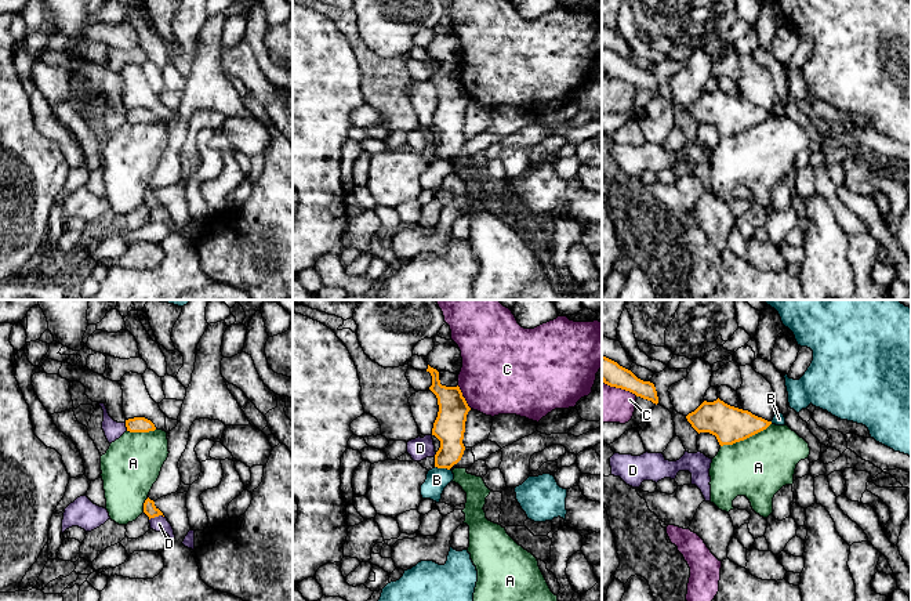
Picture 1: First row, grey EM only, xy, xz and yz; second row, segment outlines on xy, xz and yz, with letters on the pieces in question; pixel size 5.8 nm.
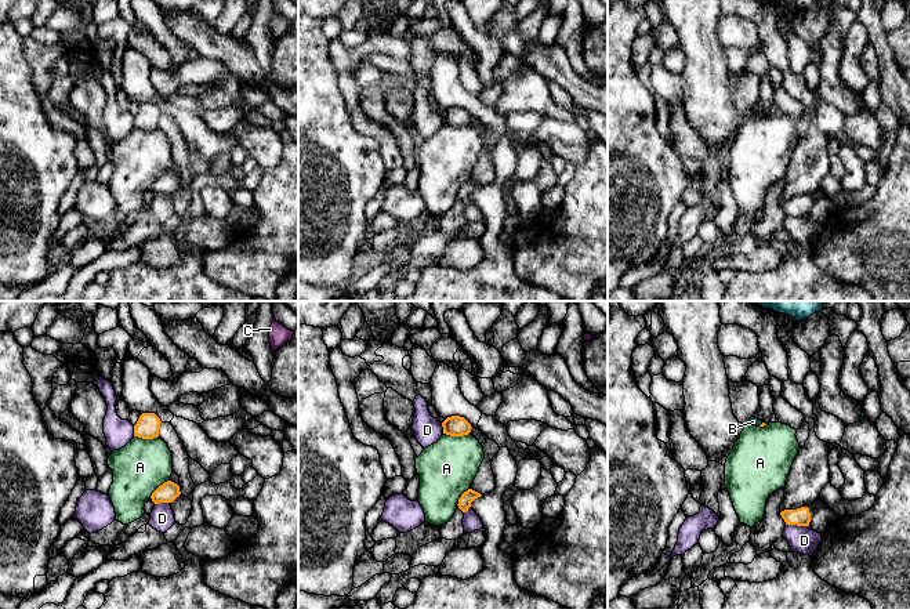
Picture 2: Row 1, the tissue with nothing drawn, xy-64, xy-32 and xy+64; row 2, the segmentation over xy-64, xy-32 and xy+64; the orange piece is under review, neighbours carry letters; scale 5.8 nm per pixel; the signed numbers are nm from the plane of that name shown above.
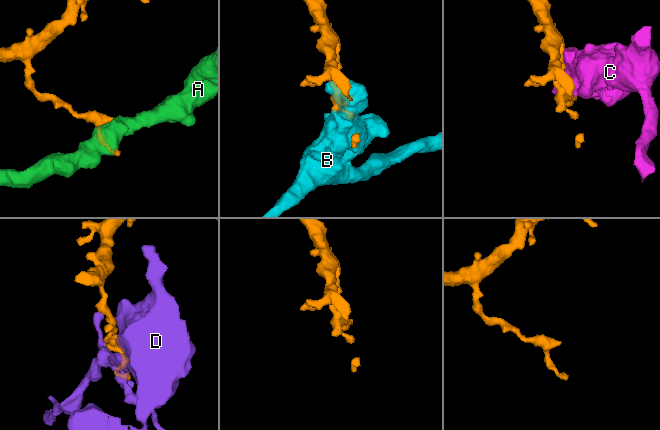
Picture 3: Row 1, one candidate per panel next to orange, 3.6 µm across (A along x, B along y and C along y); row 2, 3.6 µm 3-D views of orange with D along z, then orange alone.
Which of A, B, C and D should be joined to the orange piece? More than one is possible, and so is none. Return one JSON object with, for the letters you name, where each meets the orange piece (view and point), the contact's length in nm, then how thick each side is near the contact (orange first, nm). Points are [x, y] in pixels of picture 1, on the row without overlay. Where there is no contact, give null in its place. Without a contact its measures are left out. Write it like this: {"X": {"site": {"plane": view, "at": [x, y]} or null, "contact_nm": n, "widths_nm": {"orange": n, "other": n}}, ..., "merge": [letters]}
{"merge": []}

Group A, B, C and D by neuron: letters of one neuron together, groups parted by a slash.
A / B / C / D

